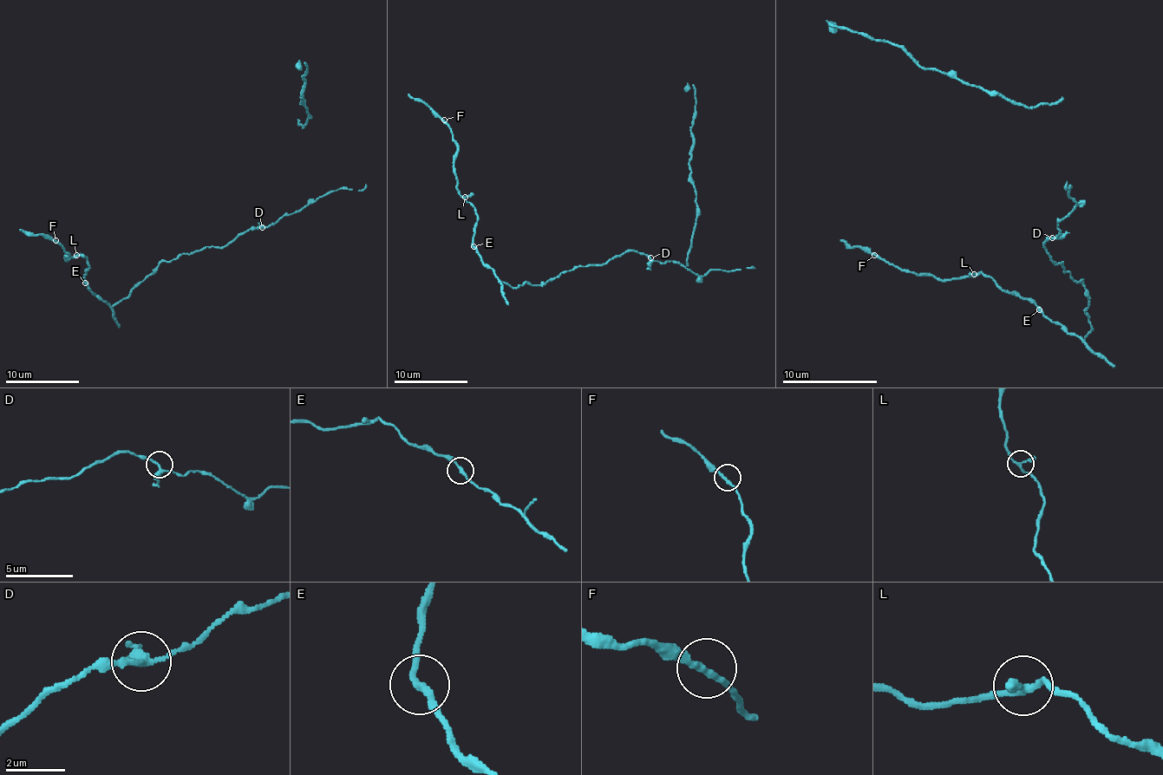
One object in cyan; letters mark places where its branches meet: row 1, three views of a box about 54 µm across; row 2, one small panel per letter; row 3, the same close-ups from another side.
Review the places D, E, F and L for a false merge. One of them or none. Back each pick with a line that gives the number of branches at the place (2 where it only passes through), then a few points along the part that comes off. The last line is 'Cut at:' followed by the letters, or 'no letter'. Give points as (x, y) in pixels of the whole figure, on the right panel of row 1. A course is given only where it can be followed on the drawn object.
Cut at: no letter

